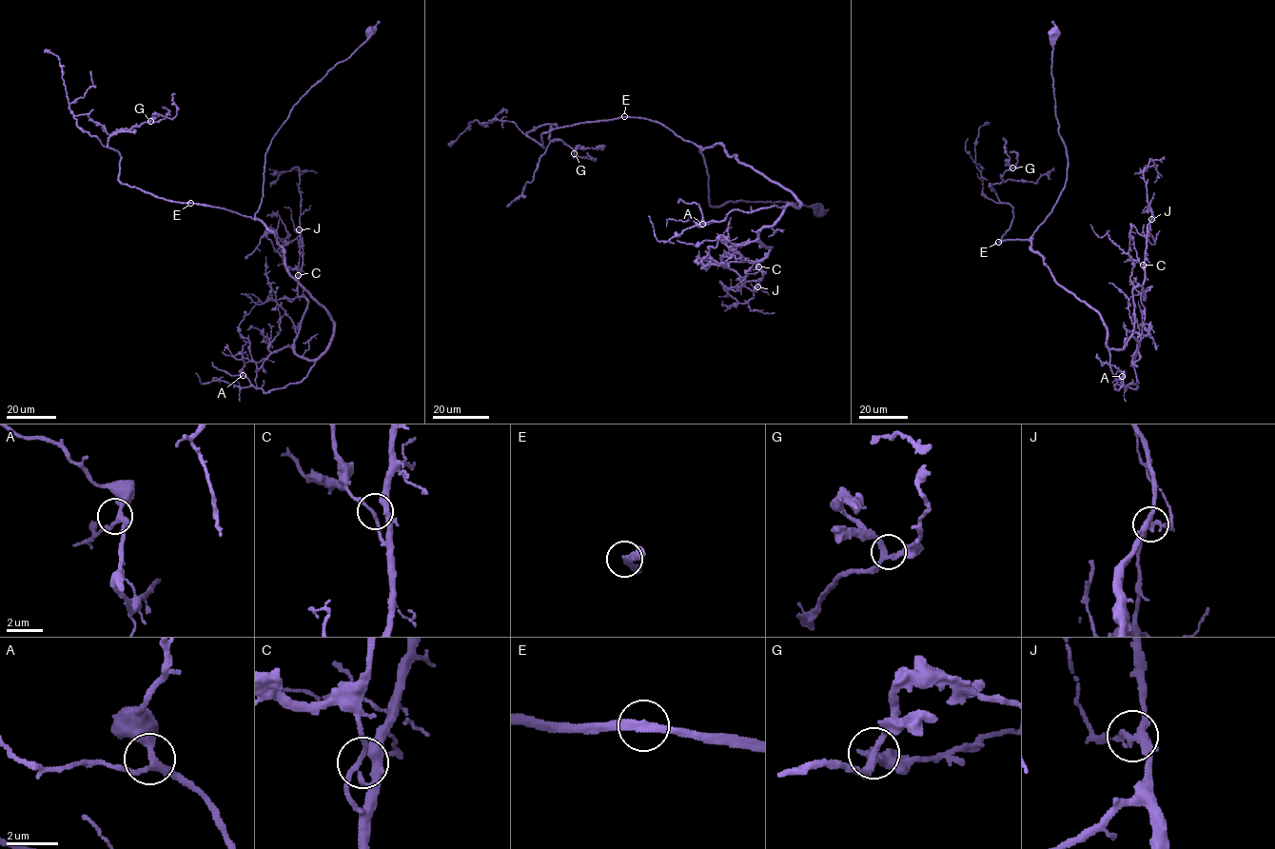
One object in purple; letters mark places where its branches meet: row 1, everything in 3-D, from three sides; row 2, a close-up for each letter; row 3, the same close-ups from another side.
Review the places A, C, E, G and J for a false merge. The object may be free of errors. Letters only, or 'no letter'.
no letter

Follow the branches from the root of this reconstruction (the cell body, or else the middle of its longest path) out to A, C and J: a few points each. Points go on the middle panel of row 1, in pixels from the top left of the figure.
A: (817, 212), (778, 201), (710, 205), (700, 148), (717, 144), (800, 205), (734, 209), (722, 221), (702, 224)
C: (817, 212), (778, 201), (710, 205), (700, 148), (720, 144), (800, 201), (759, 232), (771, 247), (758, 266)
J: (817, 212), (778, 201), (710, 205), (700, 148), (720, 144), (800, 201), (759, 232), (771, 247), (757, 286)

